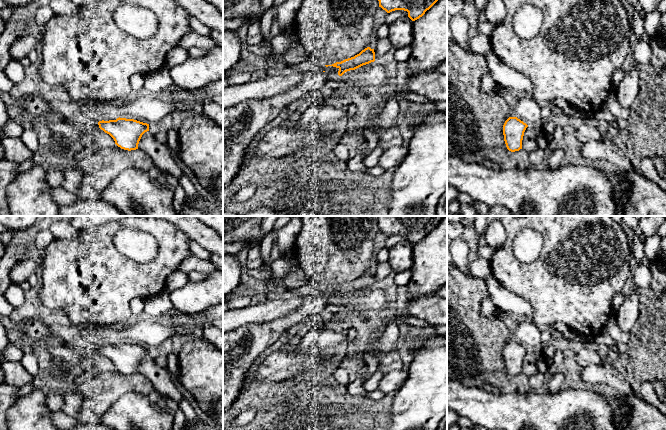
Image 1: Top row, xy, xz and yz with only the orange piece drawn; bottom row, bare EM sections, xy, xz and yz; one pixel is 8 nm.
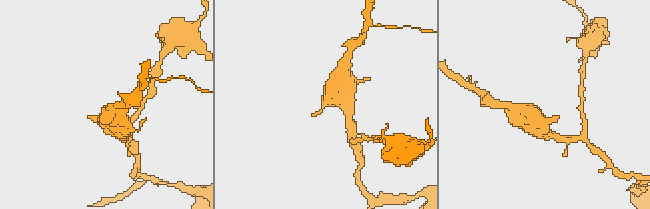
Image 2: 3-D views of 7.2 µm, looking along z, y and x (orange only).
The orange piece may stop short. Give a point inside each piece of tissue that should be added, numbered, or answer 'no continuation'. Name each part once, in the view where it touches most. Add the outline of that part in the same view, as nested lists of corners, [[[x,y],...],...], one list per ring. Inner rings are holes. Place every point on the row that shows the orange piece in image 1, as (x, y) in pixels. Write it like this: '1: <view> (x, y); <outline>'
no continuation

